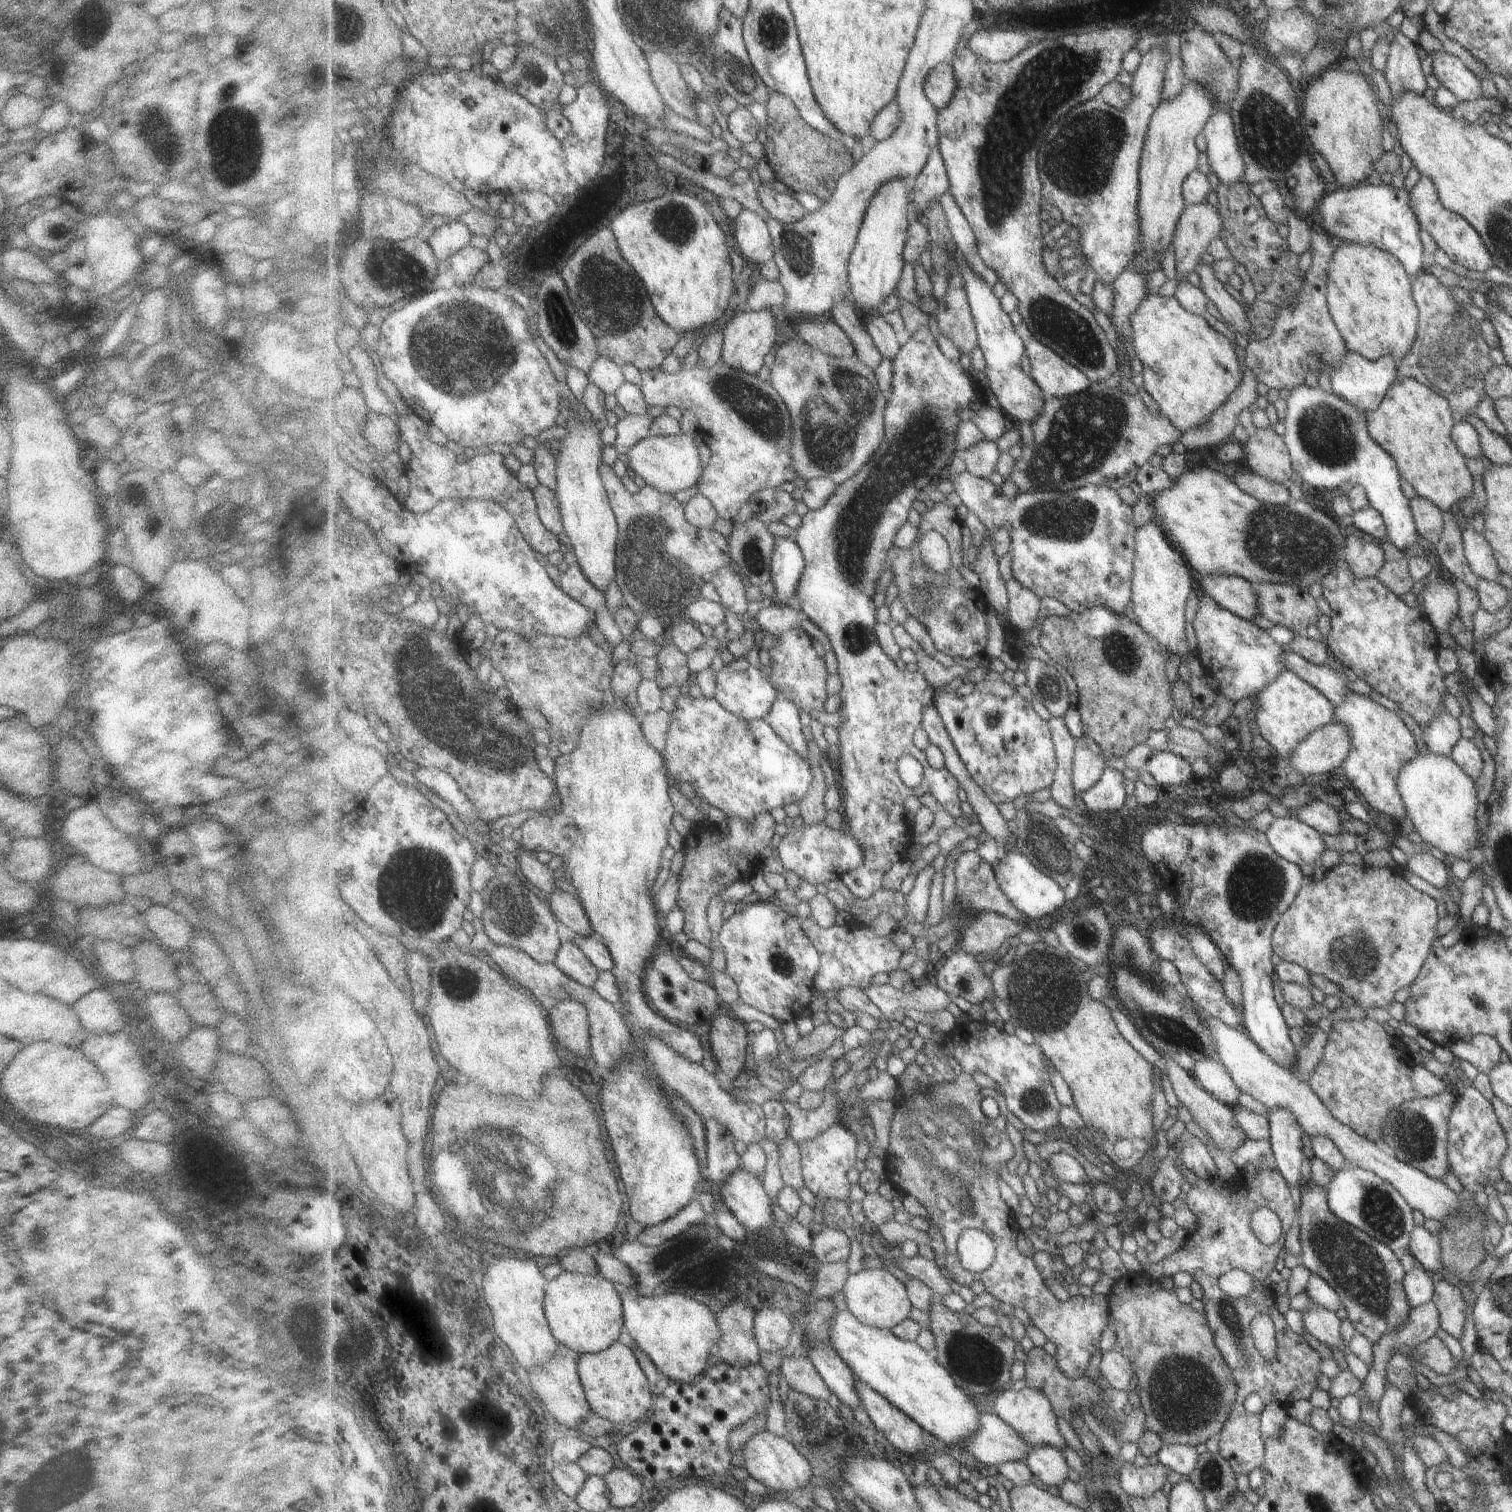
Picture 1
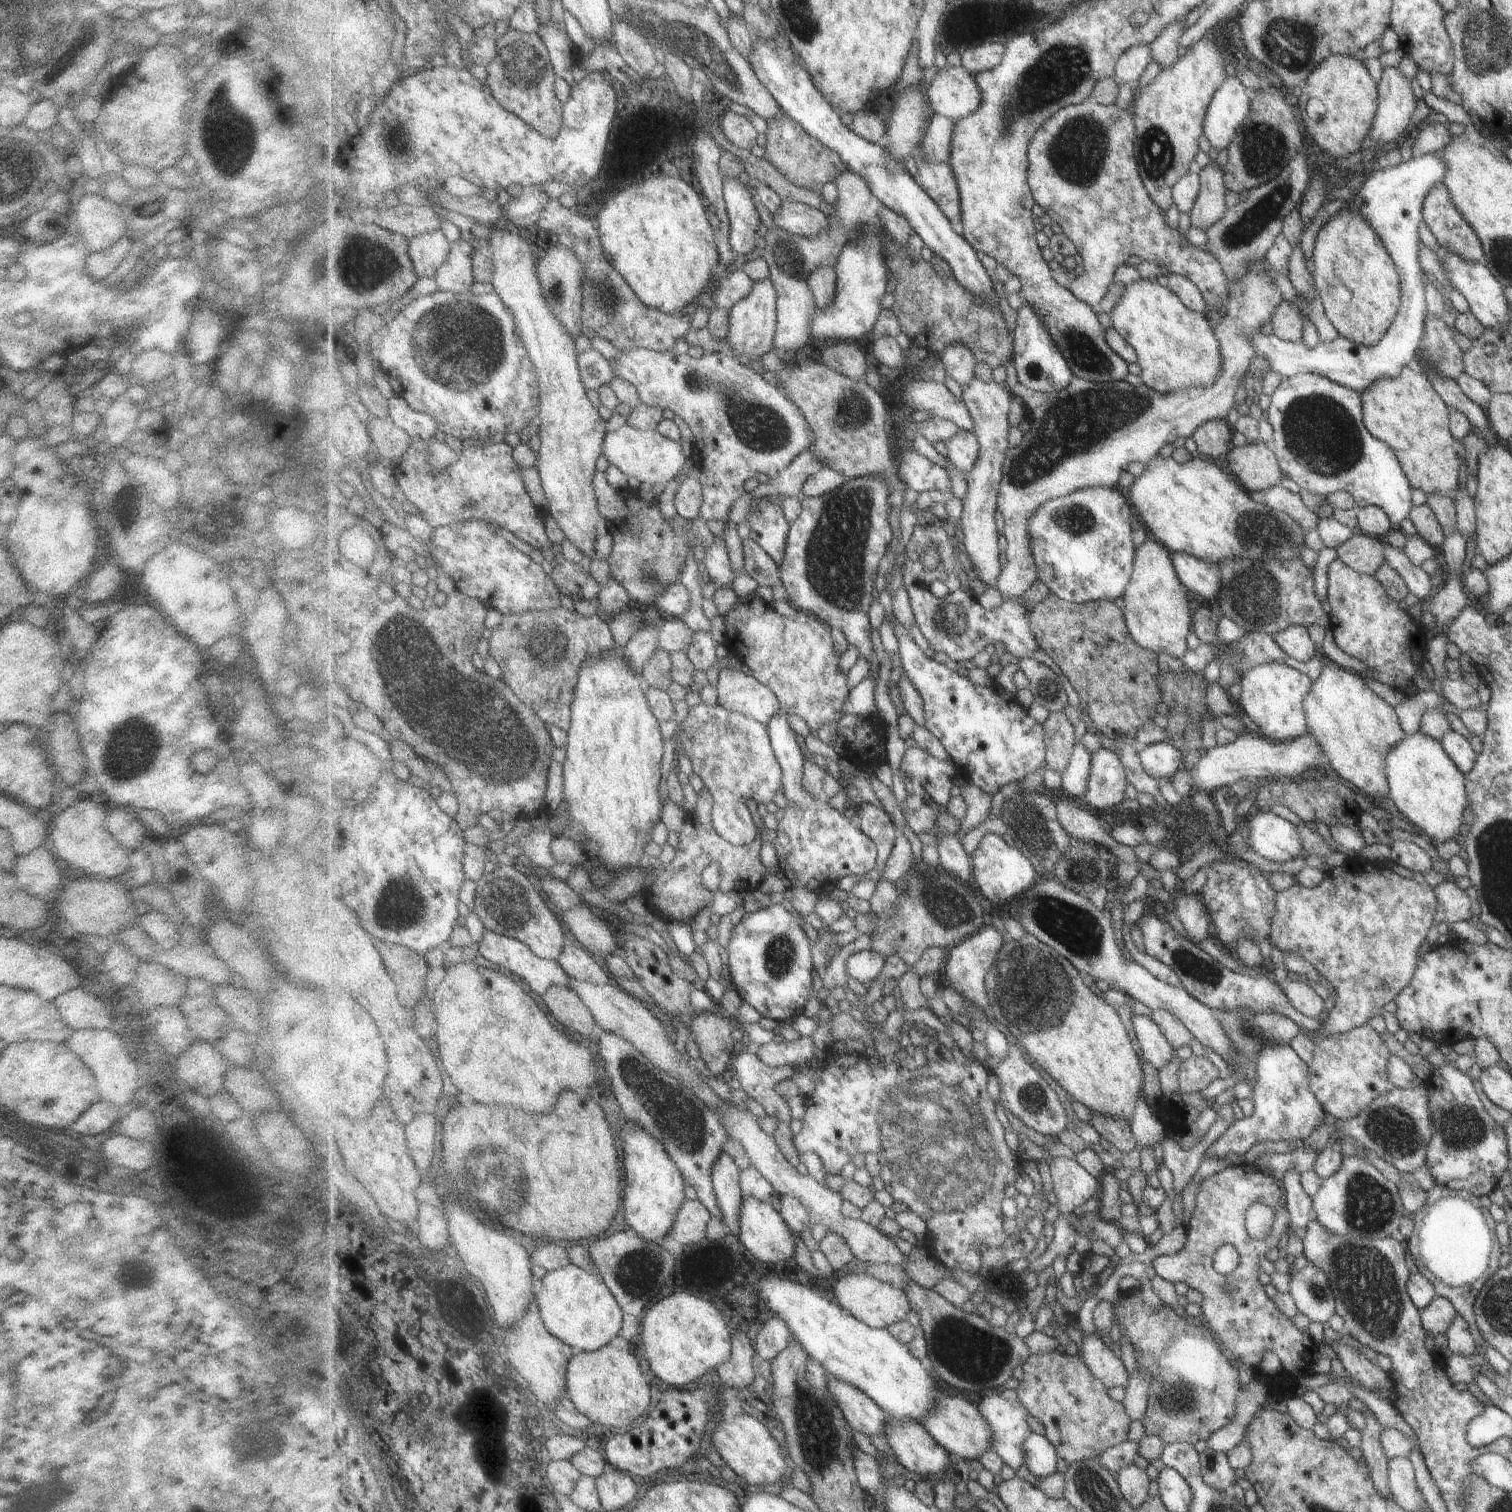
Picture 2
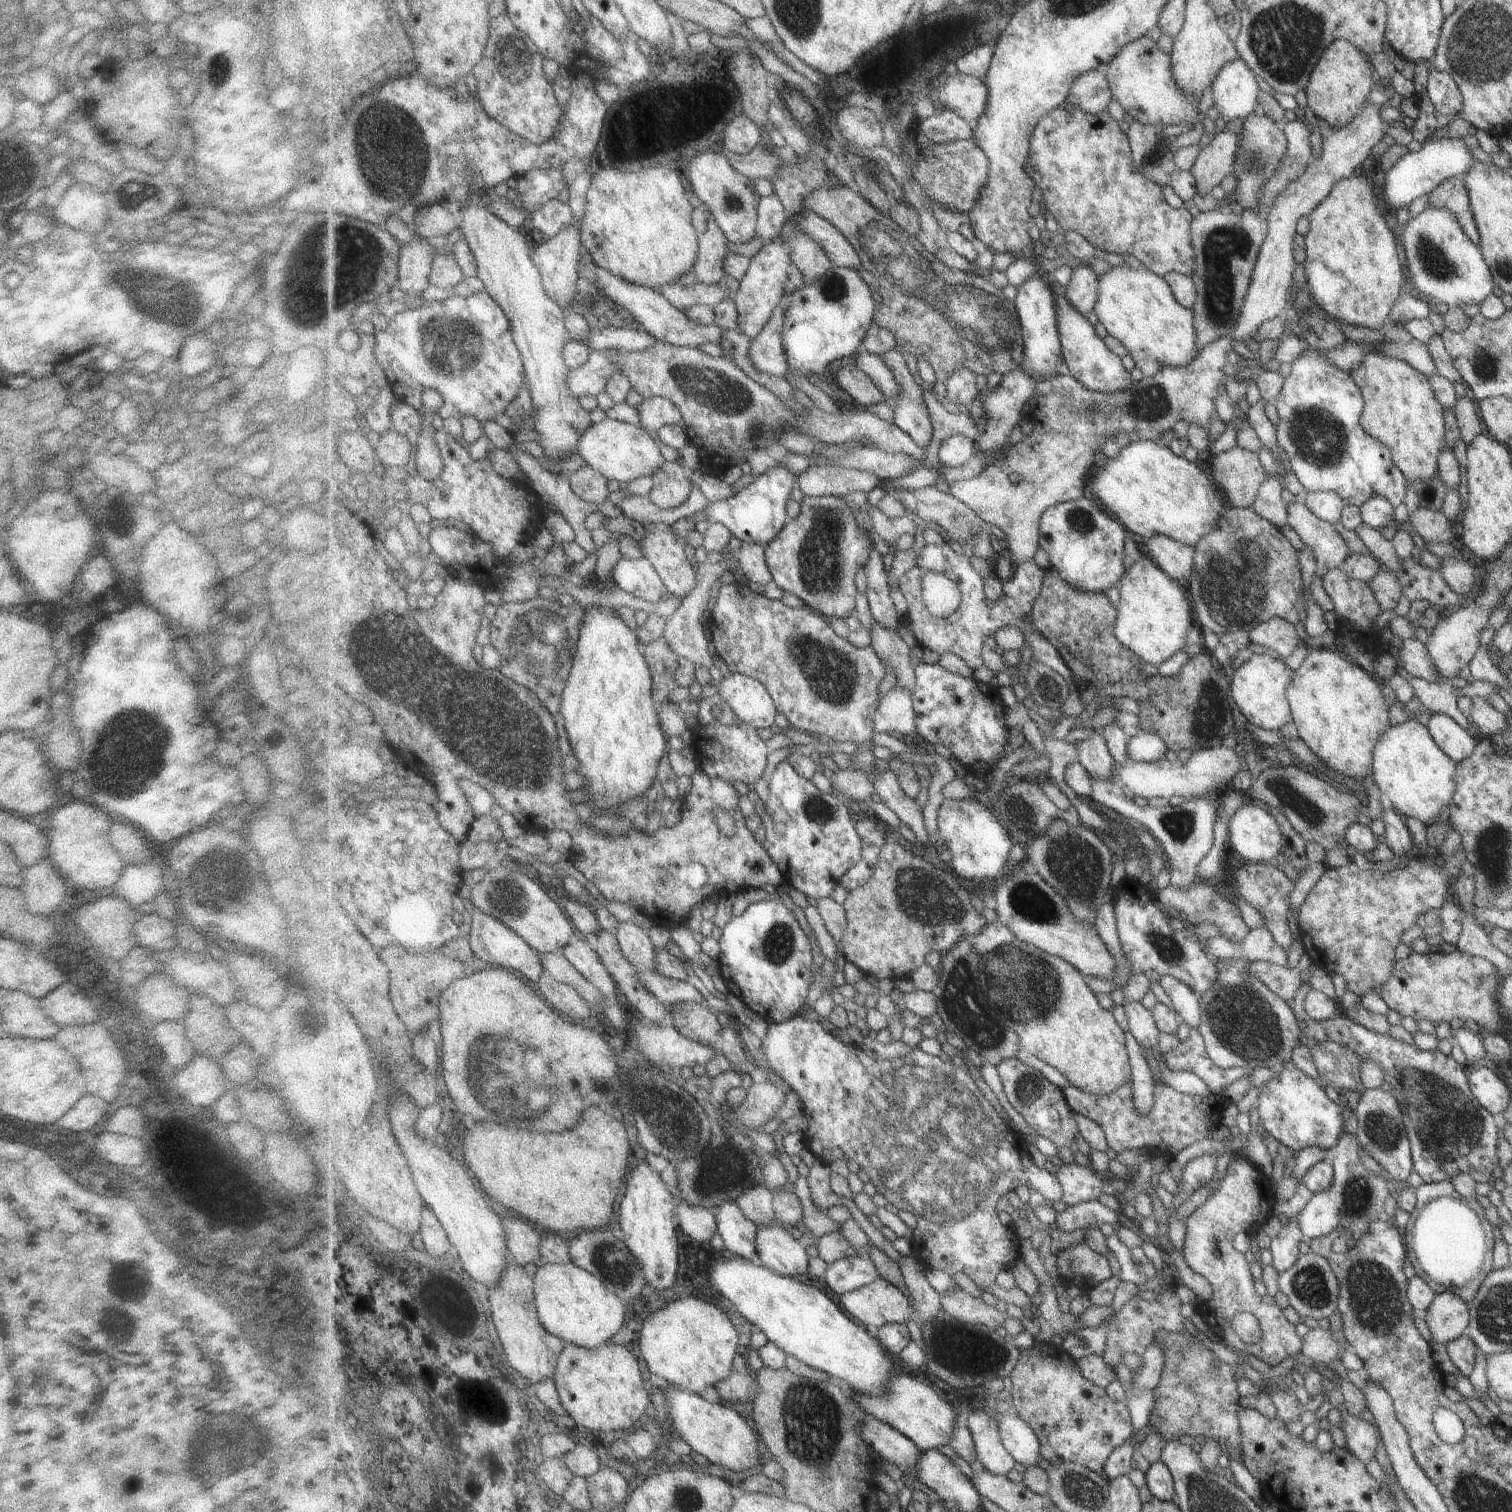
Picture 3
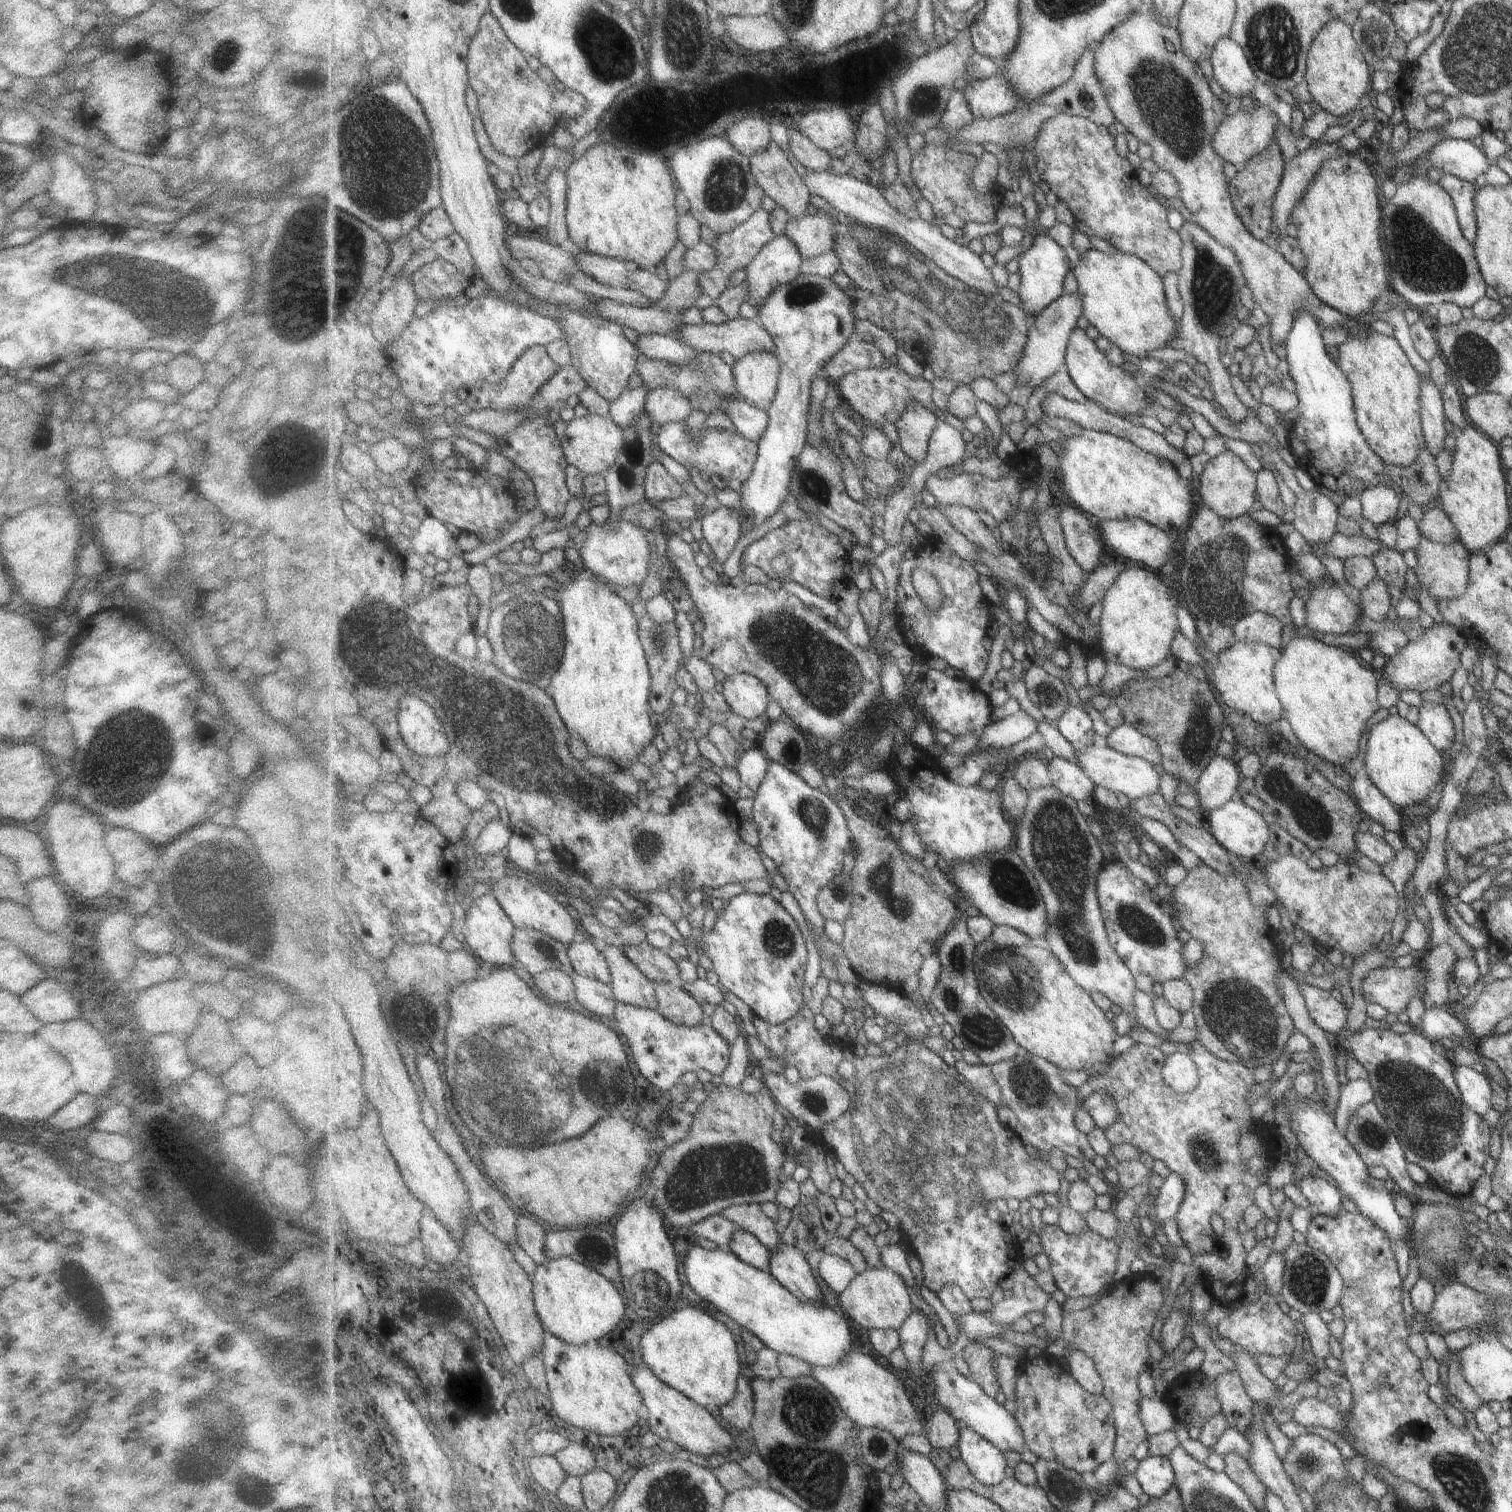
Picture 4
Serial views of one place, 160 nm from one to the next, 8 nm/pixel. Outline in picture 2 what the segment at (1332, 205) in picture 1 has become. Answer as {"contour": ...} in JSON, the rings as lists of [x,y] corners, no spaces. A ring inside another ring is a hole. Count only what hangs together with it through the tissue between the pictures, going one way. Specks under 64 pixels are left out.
{"contour":[[[1435,152],[1411,156],[1409,160],[1396,166],[1373,171],[1361,188],[1355,192],[1356,195],[1349,204],[1349,208],[1358,209],[1359,216],[1367,220],[1367,224],[1375,230],[1398,275],[1397,314],[1379,341],[1367,346],[1367,344],[1337,336],[1330,342],[1317,342],[1313,348],[1308,348],[1302,340],[1288,342],[1276,335],[1255,334],[1251,338],[1251,346],[1258,351],[1259,356],[1267,360],[1271,371],[1281,375],[1282,378],[1298,373],[1314,373],[1361,393],[1361,390],[1368,388],[1369,384],[1379,376],[1395,378],[1403,366],[1411,363],[1411,356],[1415,348],[1418,348],[1420,338],[1423,336],[1423,320],[1427,315],[1424,311],[1424,292],[1427,289],[1427,282],[1417,259],[1420,242],[1417,226],[1422,221],[1421,208],[1425,196],[1431,190],[1431,186],[1442,182],[1445,172],[1447,172],[1447,166]]]}

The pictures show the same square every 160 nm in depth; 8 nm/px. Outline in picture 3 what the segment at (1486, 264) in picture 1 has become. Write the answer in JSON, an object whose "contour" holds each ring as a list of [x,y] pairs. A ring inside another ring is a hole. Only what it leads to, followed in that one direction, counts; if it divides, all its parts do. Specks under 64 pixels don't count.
{"contour":[[[1461,176],[1443,180],[1428,194],[1429,206],[1443,206],[1451,212],[1459,224],[1459,228],[1472,244],[1477,245],[1479,236],[1473,223],[1469,202]]]}

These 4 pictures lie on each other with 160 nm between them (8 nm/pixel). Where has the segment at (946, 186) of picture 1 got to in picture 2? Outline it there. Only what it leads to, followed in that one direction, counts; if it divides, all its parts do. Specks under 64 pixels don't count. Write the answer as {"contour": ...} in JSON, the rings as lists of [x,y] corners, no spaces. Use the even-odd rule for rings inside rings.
{"contour":[[[940,113],[932,118],[923,142],[923,152],[929,156],[929,160],[939,163],[950,158],[955,124],[955,120]]]}

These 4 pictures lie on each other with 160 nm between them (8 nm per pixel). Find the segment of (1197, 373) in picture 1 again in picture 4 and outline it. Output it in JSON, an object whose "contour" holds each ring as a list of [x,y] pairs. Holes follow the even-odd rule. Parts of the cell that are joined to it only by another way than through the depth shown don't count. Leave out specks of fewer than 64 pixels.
{"contour":[[[1092,248],[1072,271],[1087,320],[1123,352],[1147,358],[1149,352],[1167,346],[1179,333],[1180,323],[1167,304],[1164,277],[1142,258],[1119,250],[1106,255]]]}

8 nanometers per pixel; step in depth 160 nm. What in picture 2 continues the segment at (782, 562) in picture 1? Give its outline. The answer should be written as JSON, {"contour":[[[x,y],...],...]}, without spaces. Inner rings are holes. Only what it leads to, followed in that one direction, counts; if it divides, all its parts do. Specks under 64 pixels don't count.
{"contour":[[[753,499],[749,512],[744,517],[750,532],[749,537],[755,540],[774,560],[781,565],[787,549],[787,538],[791,523],[787,522],[781,504],[766,500]]]}

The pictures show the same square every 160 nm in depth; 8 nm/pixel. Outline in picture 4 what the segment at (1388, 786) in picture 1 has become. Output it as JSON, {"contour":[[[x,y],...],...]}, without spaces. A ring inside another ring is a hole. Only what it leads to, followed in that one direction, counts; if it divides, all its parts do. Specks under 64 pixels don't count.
{"contour":[[[1291,638],[1281,648],[1281,657],[1273,668],[1273,683],[1281,700],[1283,718],[1289,722],[1301,746],[1339,767],[1347,764],[1359,750],[1359,738],[1368,718],[1378,709],[1377,673],[1361,666],[1353,655],[1339,646],[1330,646],[1314,638]]]}

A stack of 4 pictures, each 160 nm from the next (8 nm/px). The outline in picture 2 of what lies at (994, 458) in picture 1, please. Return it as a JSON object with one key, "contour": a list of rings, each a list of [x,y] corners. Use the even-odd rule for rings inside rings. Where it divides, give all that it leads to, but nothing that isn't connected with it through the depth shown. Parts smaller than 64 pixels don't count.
{"contour":[[[962,429],[951,440],[945,442],[947,459],[955,466],[955,469],[963,473],[969,473],[977,460],[979,460],[979,442],[977,436],[971,431]]]}

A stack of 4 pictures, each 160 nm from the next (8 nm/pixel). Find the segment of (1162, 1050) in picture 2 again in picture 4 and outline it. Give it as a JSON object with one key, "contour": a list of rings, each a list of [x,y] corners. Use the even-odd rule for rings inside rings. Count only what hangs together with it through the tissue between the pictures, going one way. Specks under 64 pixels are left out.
{"contour":[[[1051,785],[1030,791],[1025,814],[1019,820],[1019,824],[1016,824],[1016,834],[1015,850],[1035,874],[1048,910],[1050,927],[1047,936],[1035,940],[1035,944],[1054,952],[1080,987],[1087,992],[1096,991],[1104,994],[1128,1014],[1132,1024],[1137,1023],[1135,1004],[1133,1004],[1135,990],[1138,989],[1136,976],[1110,943],[1097,892],[1098,874],[1104,866],[1103,852],[1099,840],[1089,828],[1089,818],[1077,810],[1077,801],[1074,798],[1063,794],[1055,785]]]}

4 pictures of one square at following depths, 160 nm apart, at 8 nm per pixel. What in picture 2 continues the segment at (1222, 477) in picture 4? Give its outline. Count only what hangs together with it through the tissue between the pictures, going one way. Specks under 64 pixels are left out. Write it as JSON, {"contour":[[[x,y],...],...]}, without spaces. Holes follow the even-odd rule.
{"contour":[[[1257,441],[1241,447],[1229,446],[1227,468],[1231,478],[1252,494],[1278,485],[1283,477],[1270,445]]]}

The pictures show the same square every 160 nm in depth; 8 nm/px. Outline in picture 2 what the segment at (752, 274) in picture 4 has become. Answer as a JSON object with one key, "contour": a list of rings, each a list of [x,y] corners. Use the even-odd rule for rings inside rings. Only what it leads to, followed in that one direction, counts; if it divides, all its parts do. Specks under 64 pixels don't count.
{"contour":[[[769,278],[757,281],[754,285],[754,292],[729,310],[730,324],[726,340],[743,362],[757,360],[772,350],[778,330],[777,303],[778,292]]]}

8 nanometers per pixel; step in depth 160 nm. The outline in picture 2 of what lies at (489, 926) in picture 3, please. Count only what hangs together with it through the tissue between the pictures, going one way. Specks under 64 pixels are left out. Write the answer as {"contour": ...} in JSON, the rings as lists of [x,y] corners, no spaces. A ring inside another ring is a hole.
{"contour":[[[485,928],[482,940],[476,945],[477,953],[504,968],[505,972],[512,973],[515,977],[523,978],[531,990],[535,990],[537,996],[543,996],[552,986],[569,987],[570,978],[565,969],[555,959],[544,959],[536,955],[527,946],[527,943],[502,935]]]}

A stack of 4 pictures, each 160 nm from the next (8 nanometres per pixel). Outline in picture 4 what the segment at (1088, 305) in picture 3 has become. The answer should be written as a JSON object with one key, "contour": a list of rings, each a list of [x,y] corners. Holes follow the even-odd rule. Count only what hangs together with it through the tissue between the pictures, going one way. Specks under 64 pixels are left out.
{"contour":[[[1076,291],[1070,295],[1062,294],[1037,316],[1030,328],[1030,338],[1026,342],[1021,362],[1014,368],[1018,384],[1029,385],[1032,389],[1037,388],[1059,370],[1059,366],[1066,362],[1066,350],[1071,333],[1077,326],[1077,320],[1083,315],[1085,315],[1084,304]]]}

